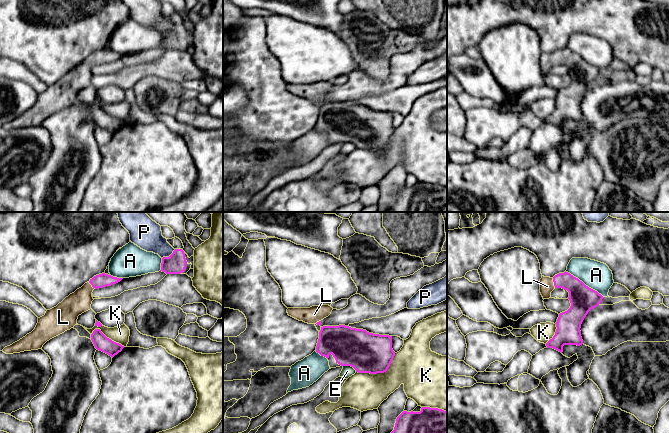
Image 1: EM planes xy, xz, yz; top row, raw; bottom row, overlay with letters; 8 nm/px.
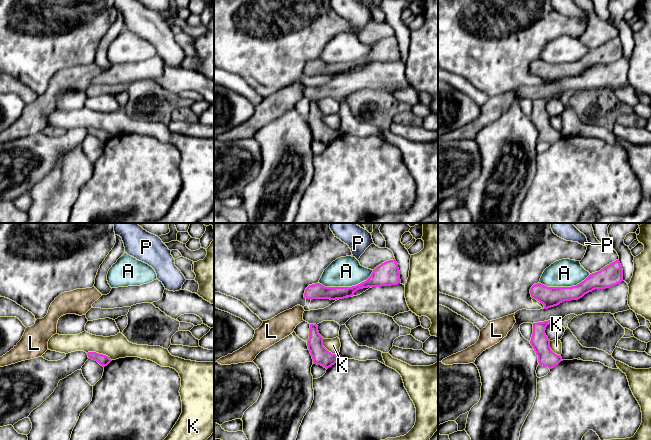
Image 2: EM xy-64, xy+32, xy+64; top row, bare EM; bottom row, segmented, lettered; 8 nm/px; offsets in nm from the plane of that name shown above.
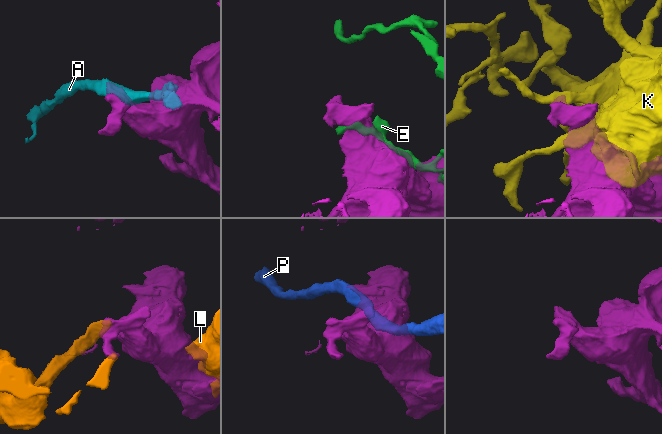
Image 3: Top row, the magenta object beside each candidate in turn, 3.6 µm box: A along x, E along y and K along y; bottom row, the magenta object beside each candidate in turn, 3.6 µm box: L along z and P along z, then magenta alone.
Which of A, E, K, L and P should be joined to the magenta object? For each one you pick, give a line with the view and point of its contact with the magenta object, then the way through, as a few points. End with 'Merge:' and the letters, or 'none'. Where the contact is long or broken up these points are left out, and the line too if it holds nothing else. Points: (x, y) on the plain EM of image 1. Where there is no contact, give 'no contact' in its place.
L: meets magenta in yz at (554, 59); runs through yz (581, 73), (567, 59), (554, 59), (547, 62)
Merge: L

